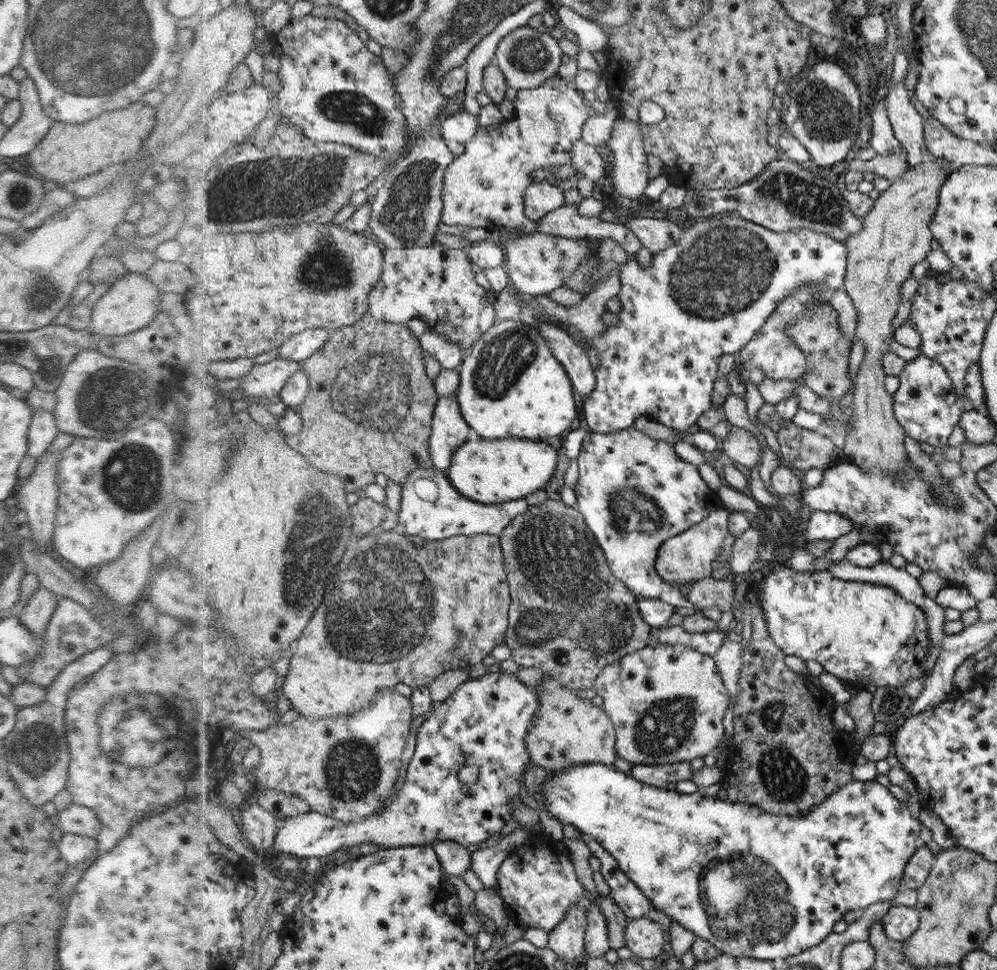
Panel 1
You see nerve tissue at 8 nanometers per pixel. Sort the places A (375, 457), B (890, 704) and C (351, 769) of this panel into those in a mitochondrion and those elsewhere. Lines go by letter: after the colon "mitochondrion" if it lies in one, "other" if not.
A: other
B: mitochondrion
C: mitochondrion

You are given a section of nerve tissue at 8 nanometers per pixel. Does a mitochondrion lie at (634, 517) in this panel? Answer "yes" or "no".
yes

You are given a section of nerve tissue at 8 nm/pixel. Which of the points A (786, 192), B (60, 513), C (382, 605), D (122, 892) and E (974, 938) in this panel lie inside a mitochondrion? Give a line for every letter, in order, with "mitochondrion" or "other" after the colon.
A: mitochondrion
B: other
C: mitochondrion
D: mitochondrion
E: other

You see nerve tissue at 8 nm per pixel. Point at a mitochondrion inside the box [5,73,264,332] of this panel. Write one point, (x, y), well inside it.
(36, 295)

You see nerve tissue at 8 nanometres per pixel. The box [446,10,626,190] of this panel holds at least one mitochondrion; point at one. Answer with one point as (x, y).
(529, 55)

